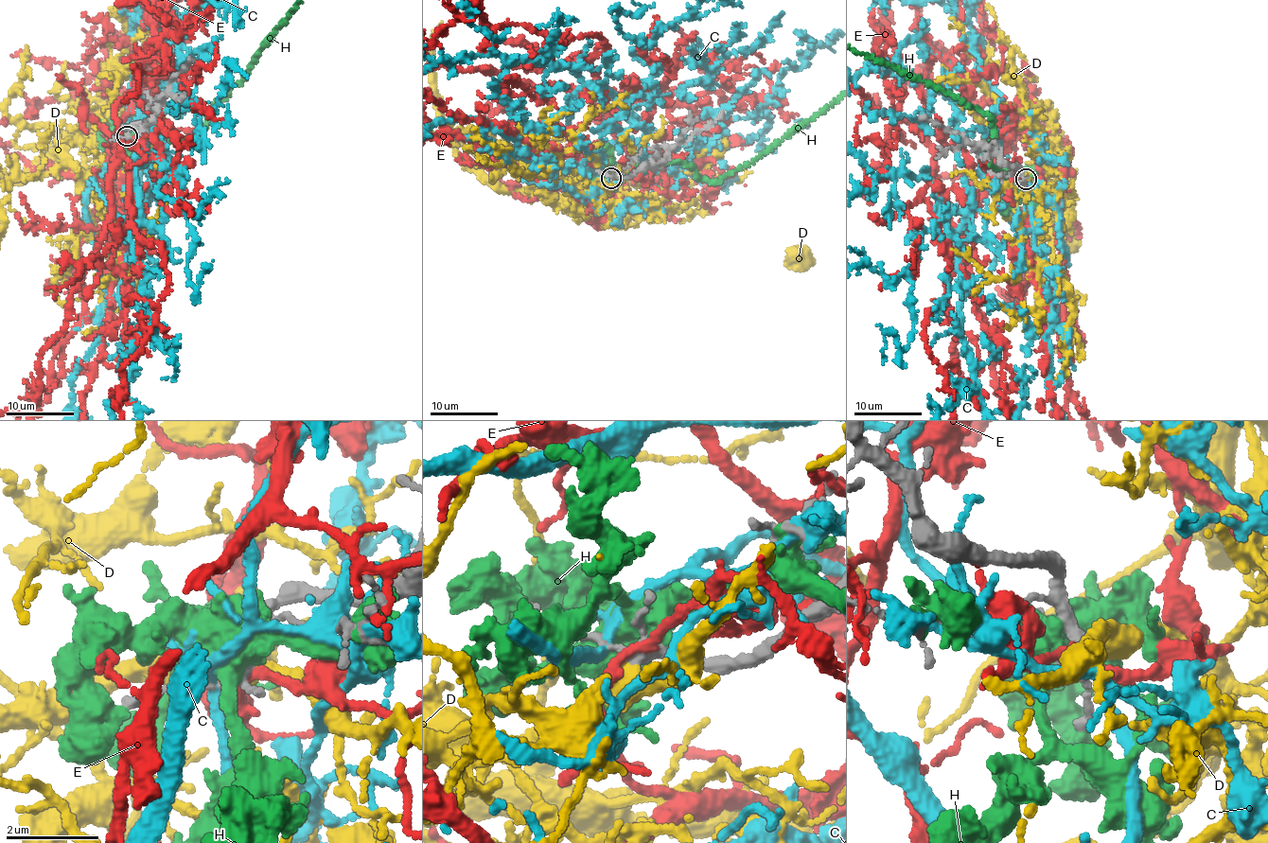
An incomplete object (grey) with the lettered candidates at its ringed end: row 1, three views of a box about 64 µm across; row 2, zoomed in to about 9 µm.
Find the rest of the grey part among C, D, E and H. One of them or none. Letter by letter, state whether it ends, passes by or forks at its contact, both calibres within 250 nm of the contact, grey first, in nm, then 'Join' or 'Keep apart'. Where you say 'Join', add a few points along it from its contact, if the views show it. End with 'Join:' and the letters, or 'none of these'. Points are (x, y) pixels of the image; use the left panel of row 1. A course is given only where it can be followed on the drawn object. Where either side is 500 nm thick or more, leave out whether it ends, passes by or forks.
C: It forks there. Thickness 100 nm (grey) against 200 nm. Keep apart
D: It passes by. Thickness 180 nm (grey) against 440 nm. Join
E: It passes by. Thickness 200 nm (grey) against 190 nm. Keep apart
H: Thickness 240 nm (grey) against 550 nm. Keep apart
Join: D

